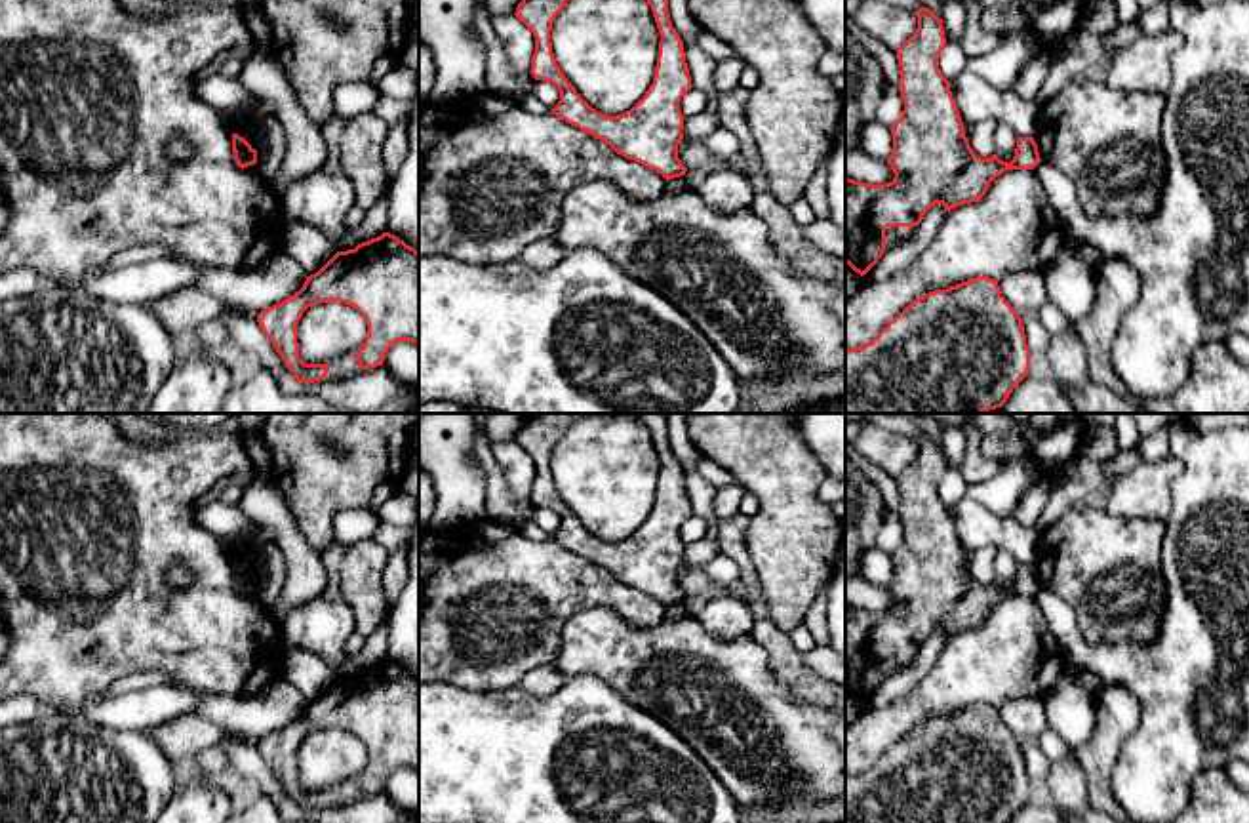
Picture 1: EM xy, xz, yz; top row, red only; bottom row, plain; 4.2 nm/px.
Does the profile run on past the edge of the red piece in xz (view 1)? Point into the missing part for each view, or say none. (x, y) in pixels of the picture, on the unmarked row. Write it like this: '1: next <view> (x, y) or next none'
1: next none

